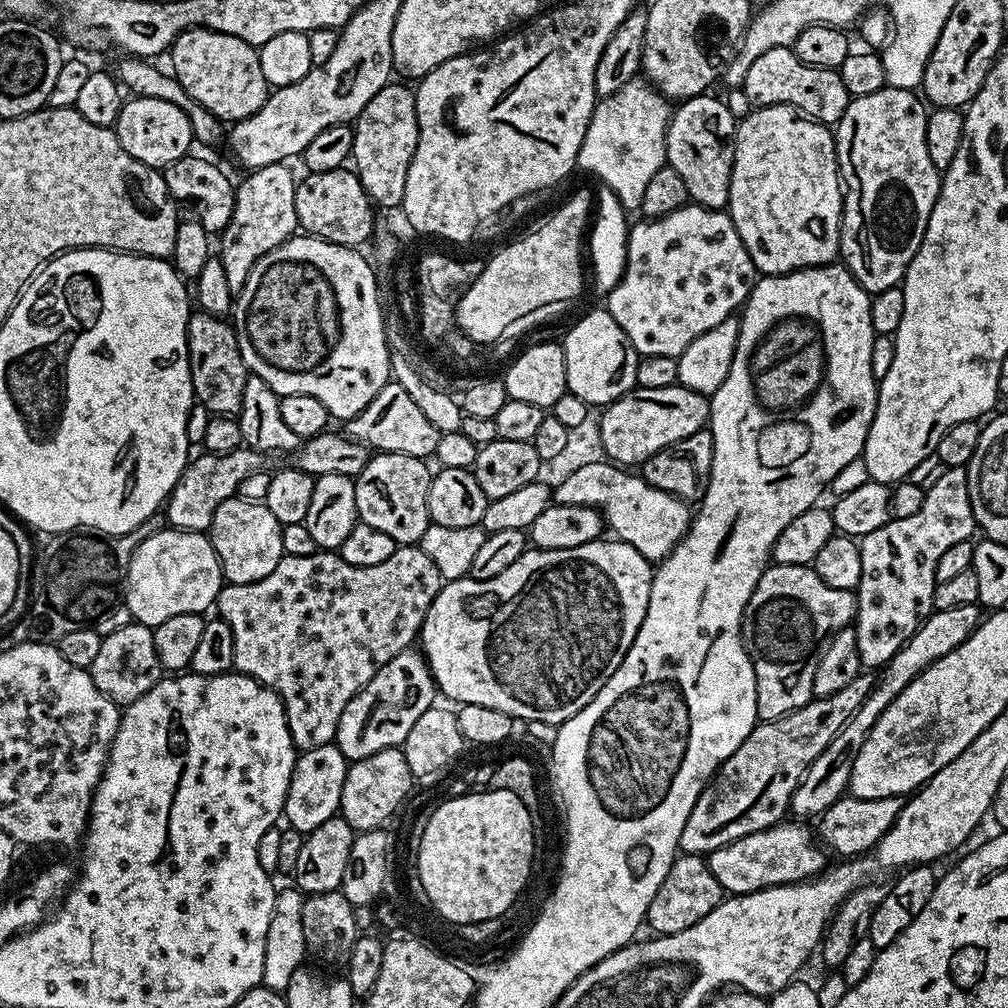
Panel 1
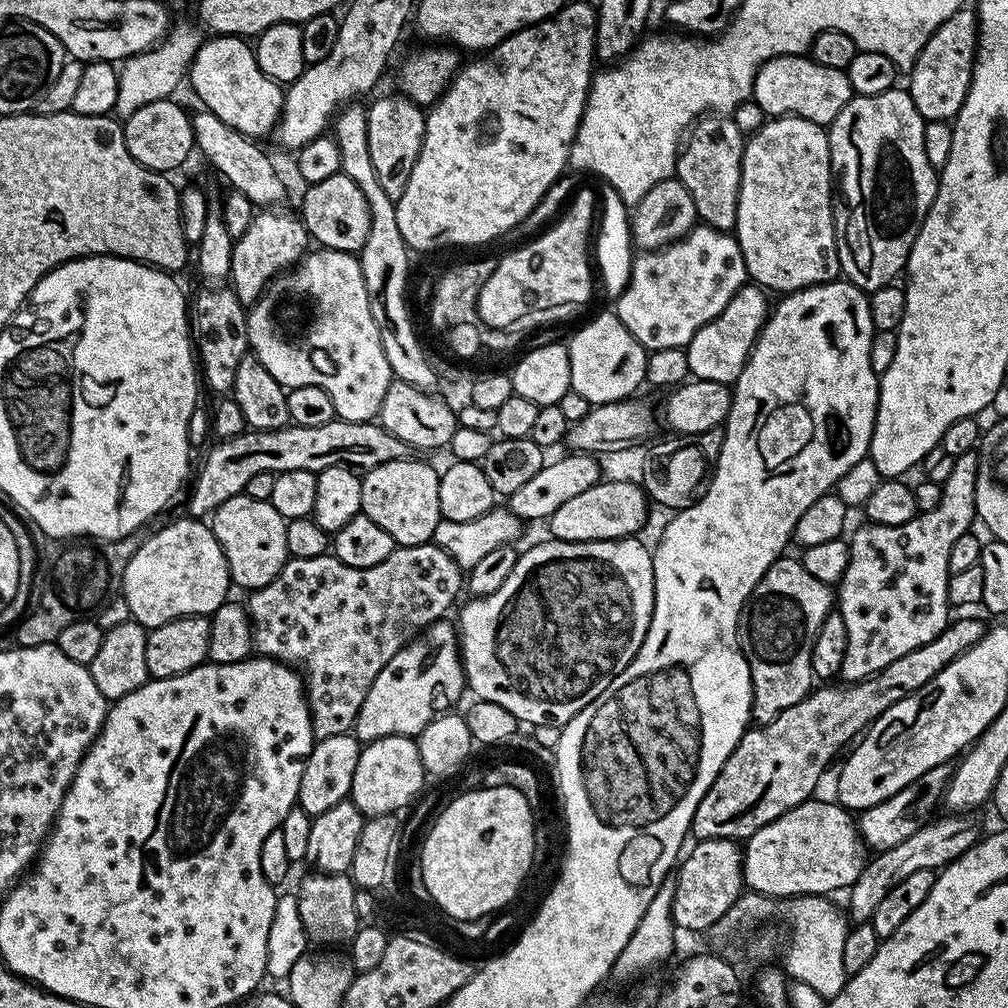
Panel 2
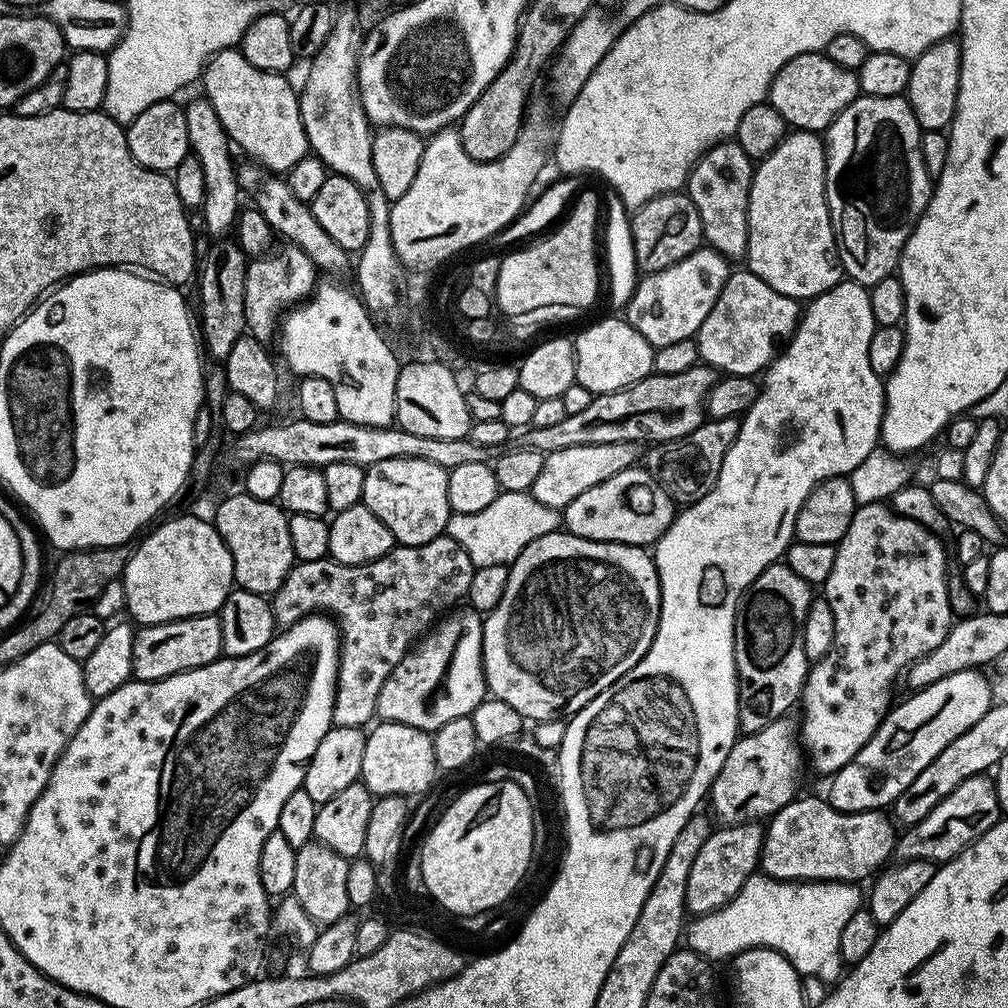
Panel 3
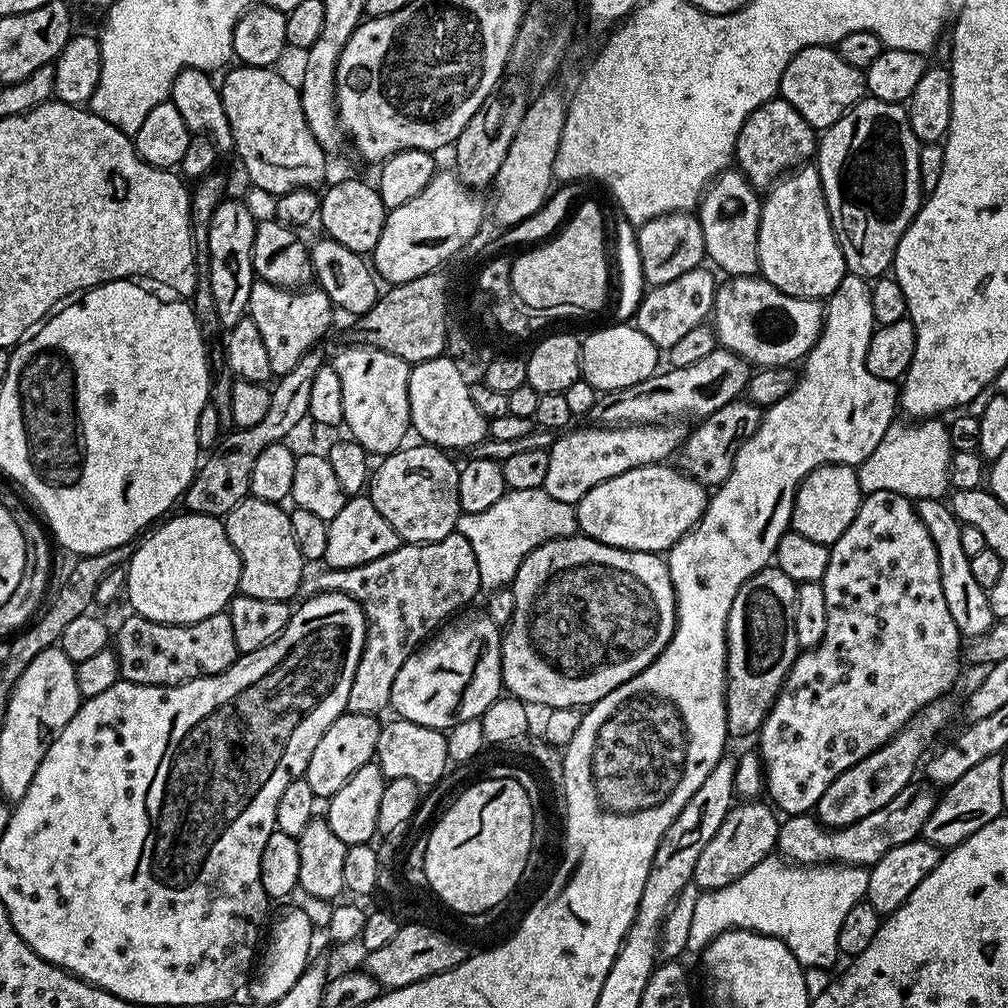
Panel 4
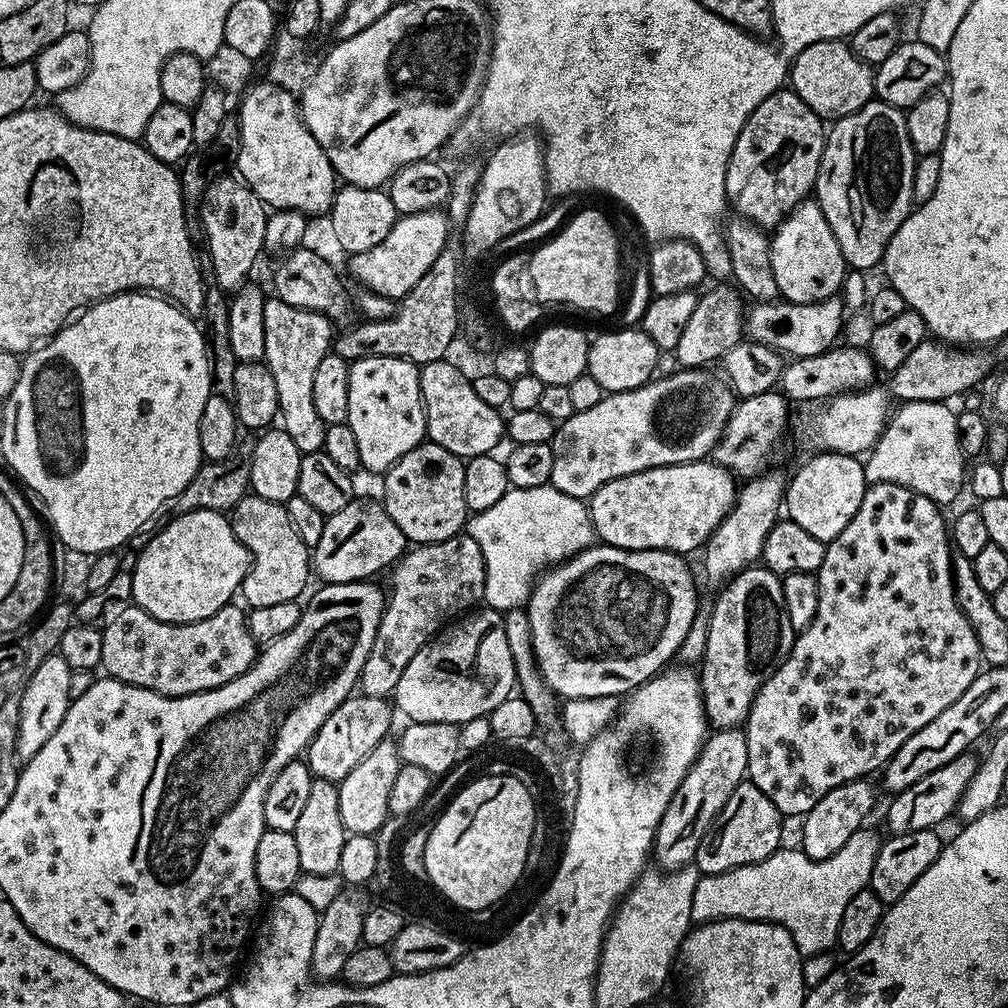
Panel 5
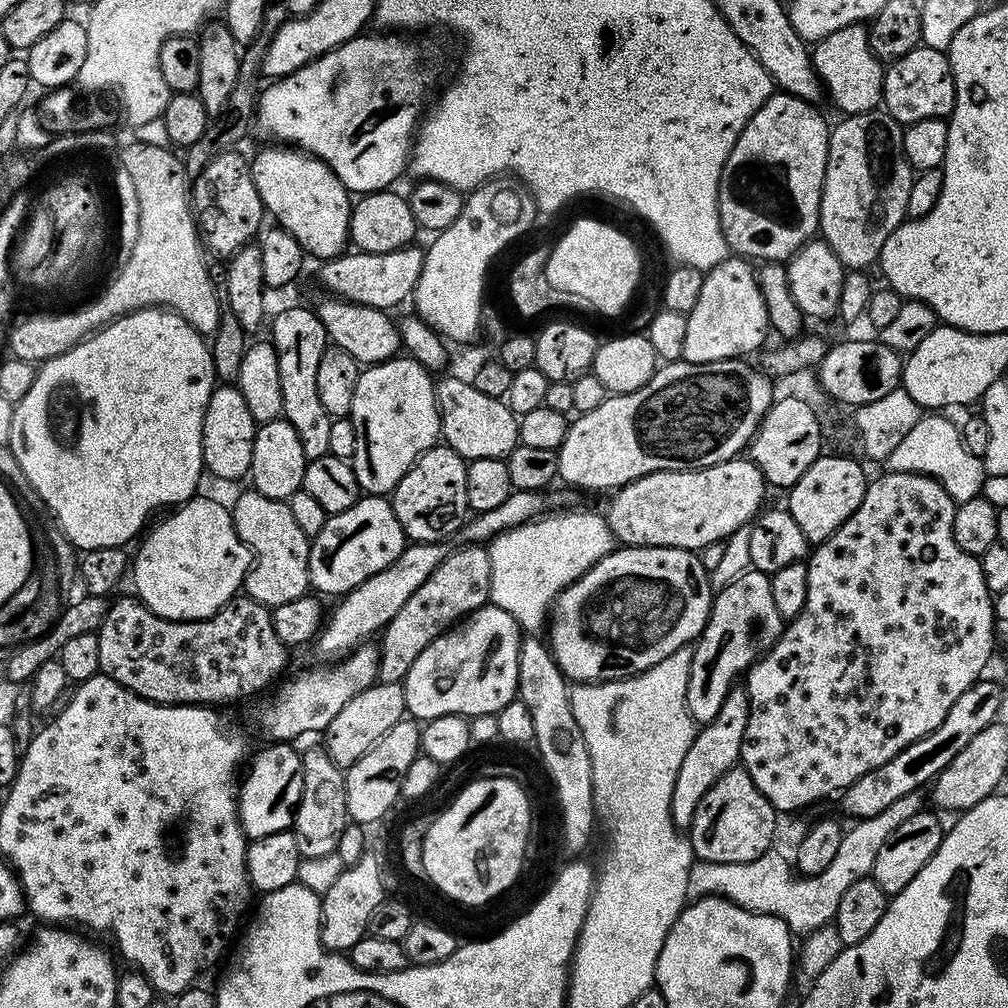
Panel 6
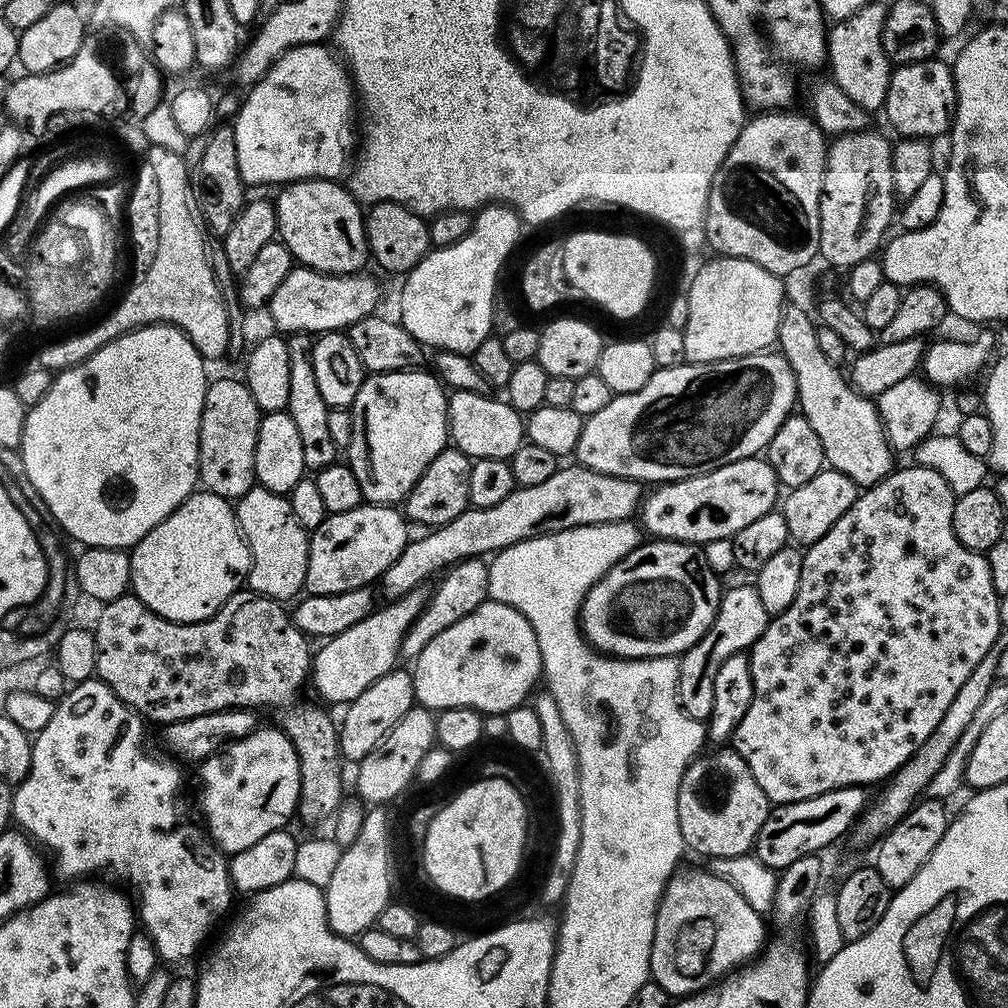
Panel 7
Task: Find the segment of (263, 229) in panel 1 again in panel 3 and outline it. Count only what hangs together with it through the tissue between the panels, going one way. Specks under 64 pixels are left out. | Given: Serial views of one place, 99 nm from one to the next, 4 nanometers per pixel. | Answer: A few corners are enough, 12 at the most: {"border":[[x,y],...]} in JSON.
{"border":[[284,242],[249,259],[247,335],[273,343],[282,317],[318,287]]}

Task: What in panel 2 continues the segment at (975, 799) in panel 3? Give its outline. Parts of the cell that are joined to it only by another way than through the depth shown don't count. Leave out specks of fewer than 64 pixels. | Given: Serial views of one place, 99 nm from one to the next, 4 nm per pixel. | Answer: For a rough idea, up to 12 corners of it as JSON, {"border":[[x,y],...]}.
{"border":[[966,814],[922,824],[873,855],[848,890],[849,919],[871,921],[890,890],[972,847]]}

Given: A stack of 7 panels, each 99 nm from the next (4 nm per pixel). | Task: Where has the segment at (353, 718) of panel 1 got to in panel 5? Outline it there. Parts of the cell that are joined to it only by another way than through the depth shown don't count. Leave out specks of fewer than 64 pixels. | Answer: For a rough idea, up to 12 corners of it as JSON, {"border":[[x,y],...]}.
{"border":[[504,617],[437,632],[398,678],[418,724],[487,716],[516,687]]}

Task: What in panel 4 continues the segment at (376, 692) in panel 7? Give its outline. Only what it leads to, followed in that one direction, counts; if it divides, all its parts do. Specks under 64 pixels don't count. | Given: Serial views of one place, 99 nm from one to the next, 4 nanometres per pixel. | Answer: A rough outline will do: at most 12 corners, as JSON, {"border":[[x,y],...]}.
{"border":[[345,711],[324,731],[303,775],[332,797],[373,763],[382,727]]}

